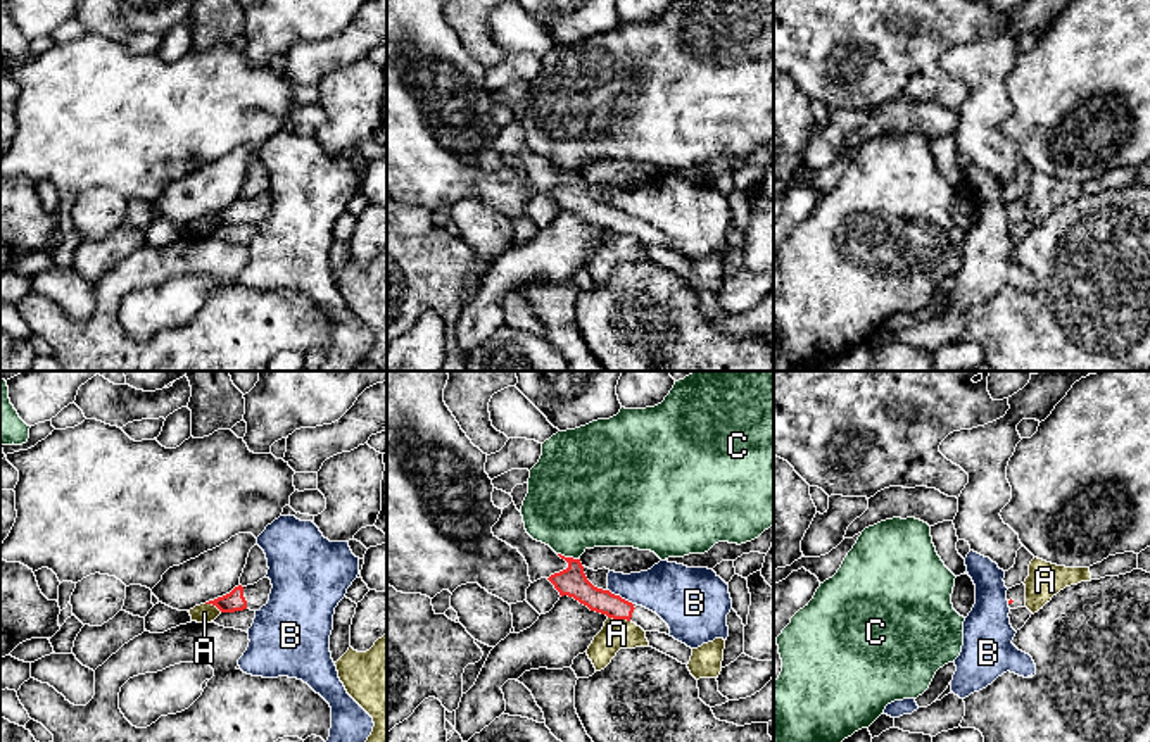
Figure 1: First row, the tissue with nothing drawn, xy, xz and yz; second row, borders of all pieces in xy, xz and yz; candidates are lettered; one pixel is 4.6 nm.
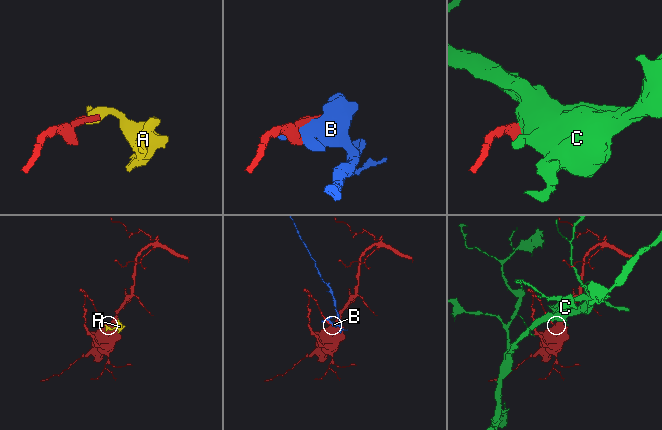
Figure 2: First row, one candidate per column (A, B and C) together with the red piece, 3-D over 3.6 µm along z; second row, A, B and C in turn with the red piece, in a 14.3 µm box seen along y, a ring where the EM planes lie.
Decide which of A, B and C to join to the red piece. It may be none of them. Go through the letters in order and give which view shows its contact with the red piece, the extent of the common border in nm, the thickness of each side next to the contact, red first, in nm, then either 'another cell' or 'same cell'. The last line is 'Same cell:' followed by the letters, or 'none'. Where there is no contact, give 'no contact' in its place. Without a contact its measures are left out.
A: meets red in xz; contact 110 nm long; 120 nm thick on the red side, 140 nm on the other; another cell
B: meets red in xz; contact 140 nm long; 140 nm thick on the red side, 260 nm on the other; another cell
C: meets red in xz; contact 110 nm long; 140 nm thick on the red side, 440 nm on the other; another cell
Same cell: none

